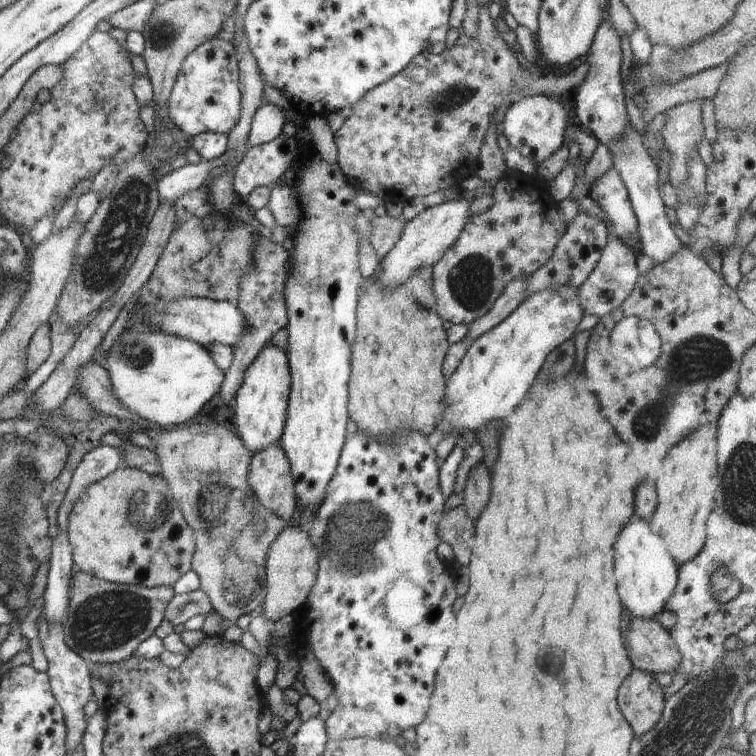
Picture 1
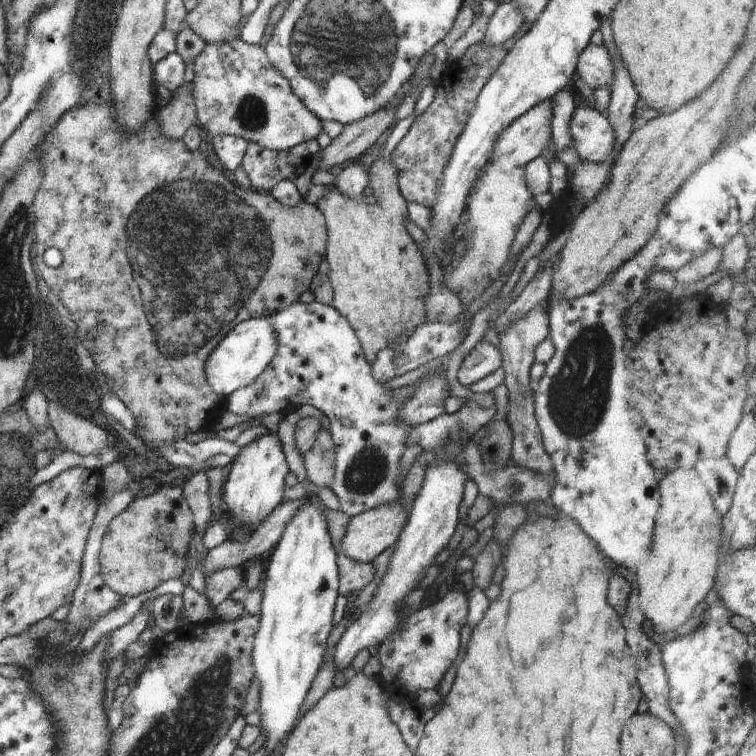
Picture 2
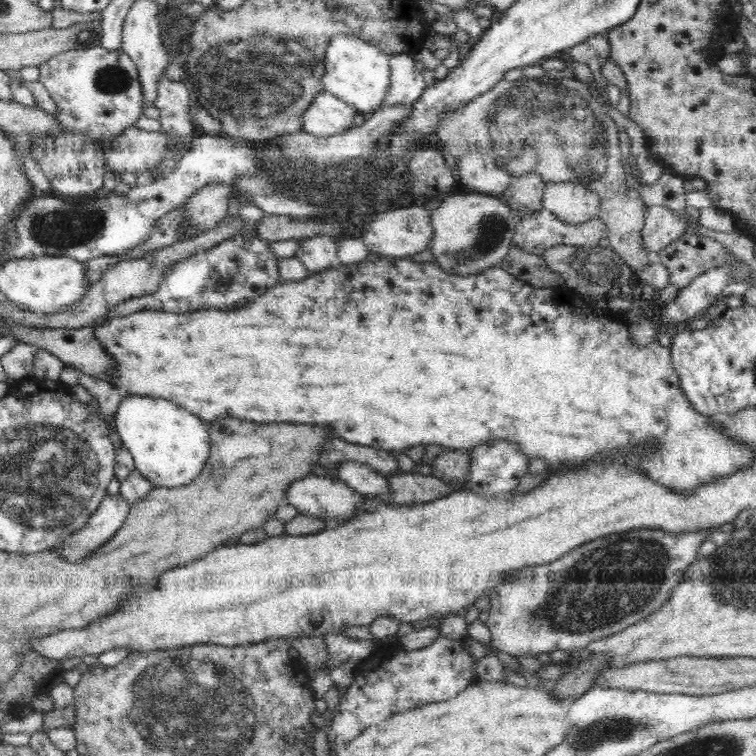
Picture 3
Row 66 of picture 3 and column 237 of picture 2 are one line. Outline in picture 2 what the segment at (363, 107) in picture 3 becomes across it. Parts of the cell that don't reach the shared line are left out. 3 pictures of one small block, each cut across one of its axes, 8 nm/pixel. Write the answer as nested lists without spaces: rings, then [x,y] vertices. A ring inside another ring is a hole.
[[[268,317],[246,319],[238,323],[206,357],[205,377],[210,388],[227,398],[235,390],[254,382],[270,364],[276,347],[277,334]]]

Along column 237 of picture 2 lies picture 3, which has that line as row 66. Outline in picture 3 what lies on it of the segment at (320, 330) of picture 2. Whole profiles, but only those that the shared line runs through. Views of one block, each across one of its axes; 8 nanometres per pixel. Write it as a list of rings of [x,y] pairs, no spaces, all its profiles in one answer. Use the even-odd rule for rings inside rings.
[[[396,54],[396,56],[389,57],[390,88],[388,88],[382,107],[414,103],[422,96],[427,85],[414,62],[415,60],[408,54]]]

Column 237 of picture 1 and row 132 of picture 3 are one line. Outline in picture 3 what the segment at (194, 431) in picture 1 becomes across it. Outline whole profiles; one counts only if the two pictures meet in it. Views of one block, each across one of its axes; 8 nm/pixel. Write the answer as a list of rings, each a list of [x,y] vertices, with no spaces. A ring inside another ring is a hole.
[[[521,78],[518,81],[499,80],[484,94],[444,113],[435,134],[449,159],[458,158],[468,152],[483,152],[514,177],[536,173],[547,183],[578,182],[599,194],[601,214],[598,218],[605,222],[611,249],[623,258],[634,273],[637,273],[649,265],[648,252],[643,246],[641,236],[649,208],[632,190],[628,192],[627,167],[624,166],[619,151],[619,129],[615,120],[608,114],[604,103],[599,102],[593,91],[582,81],[576,78]]]

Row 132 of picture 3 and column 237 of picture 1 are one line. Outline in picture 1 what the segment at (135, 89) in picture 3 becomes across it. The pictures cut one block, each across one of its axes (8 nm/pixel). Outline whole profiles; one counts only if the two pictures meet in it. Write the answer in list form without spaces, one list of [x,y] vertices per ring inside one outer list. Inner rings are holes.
[[[216,36],[197,46],[184,59],[171,90],[167,113],[188,140],[206,131],[228,134],[237,124],[241,94],[235,50],[233,40],[227,41]]]

